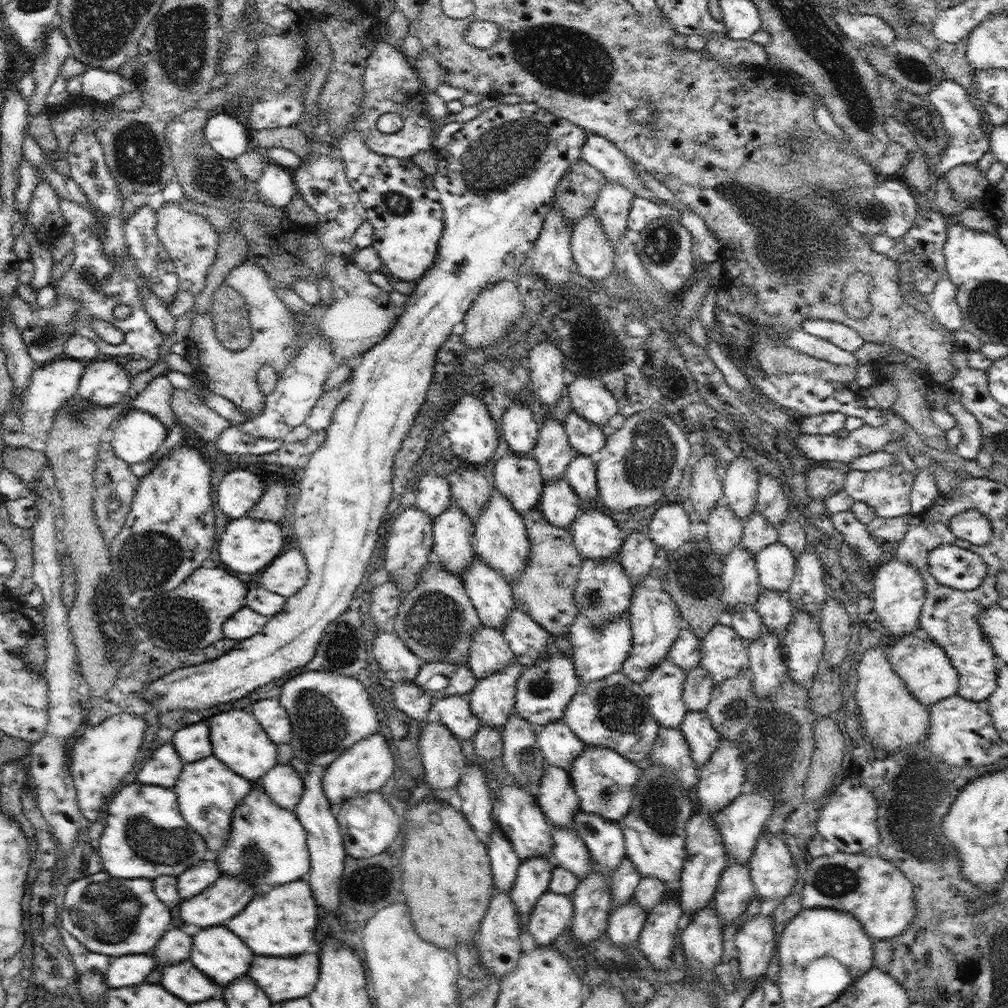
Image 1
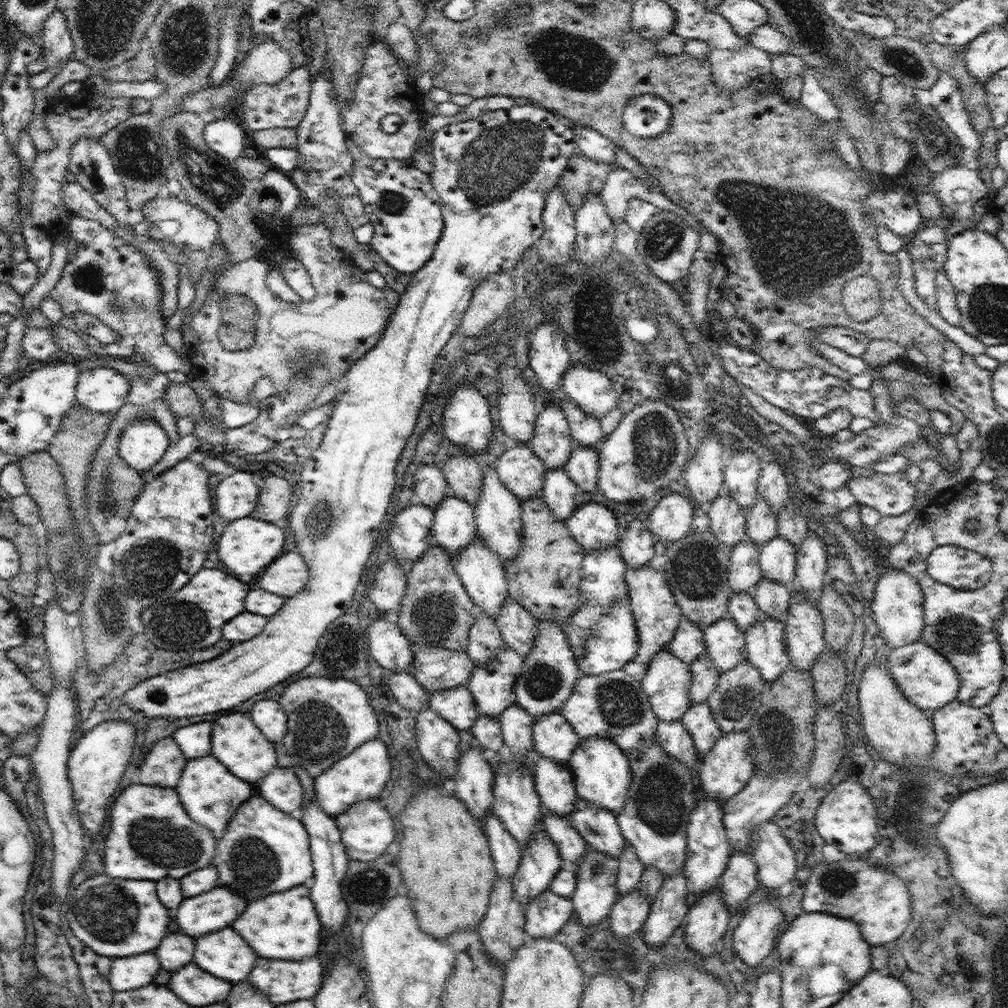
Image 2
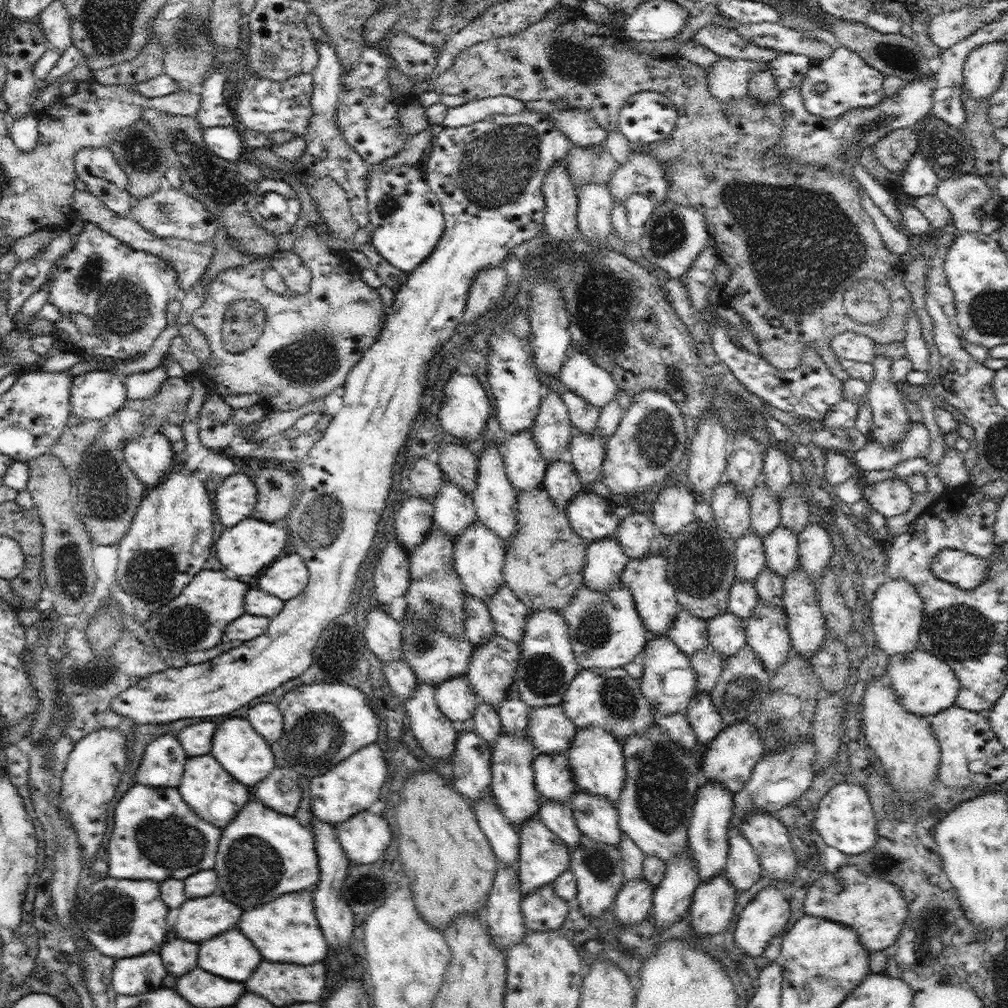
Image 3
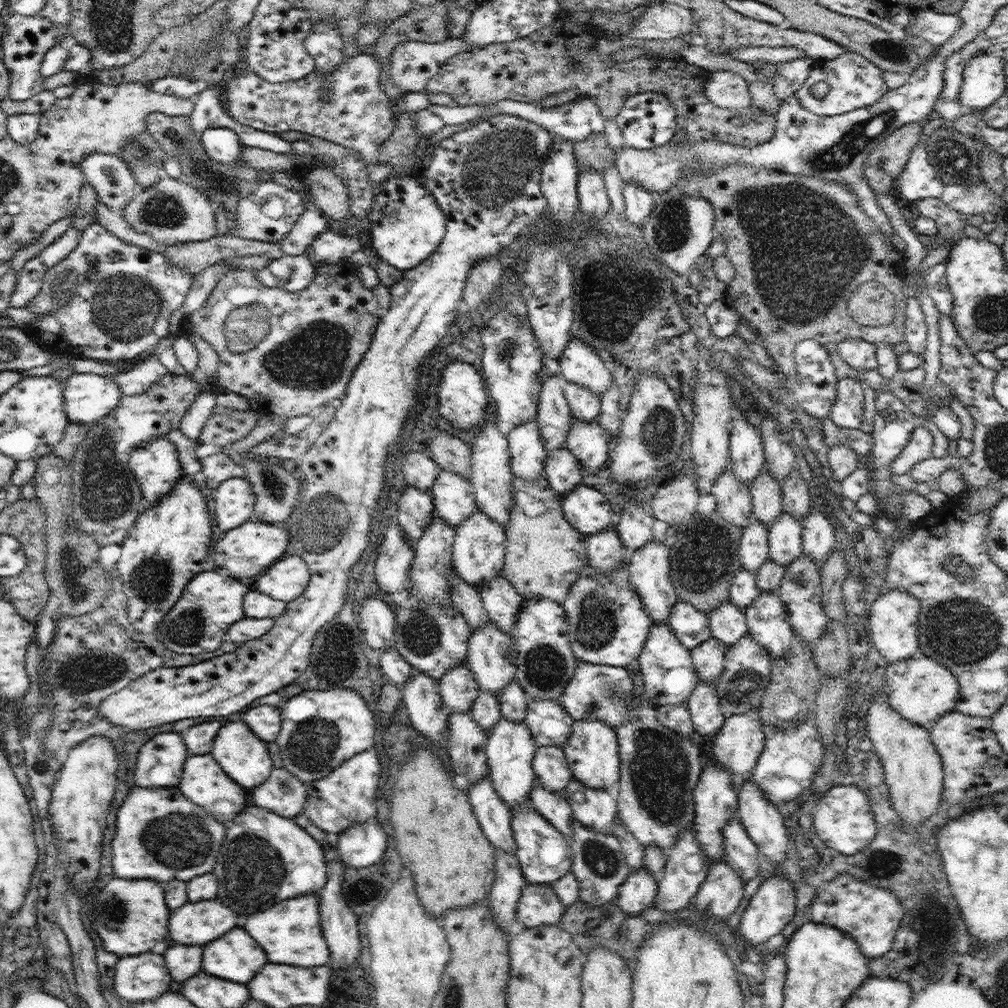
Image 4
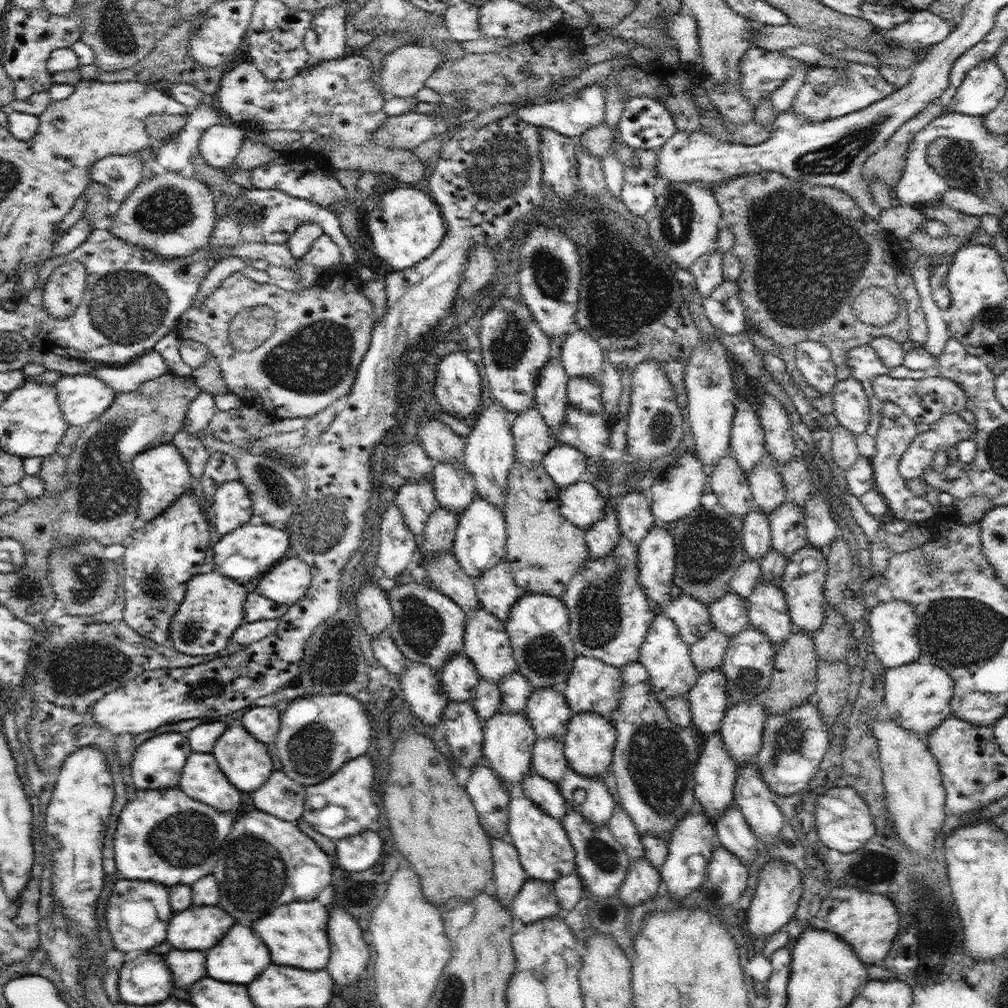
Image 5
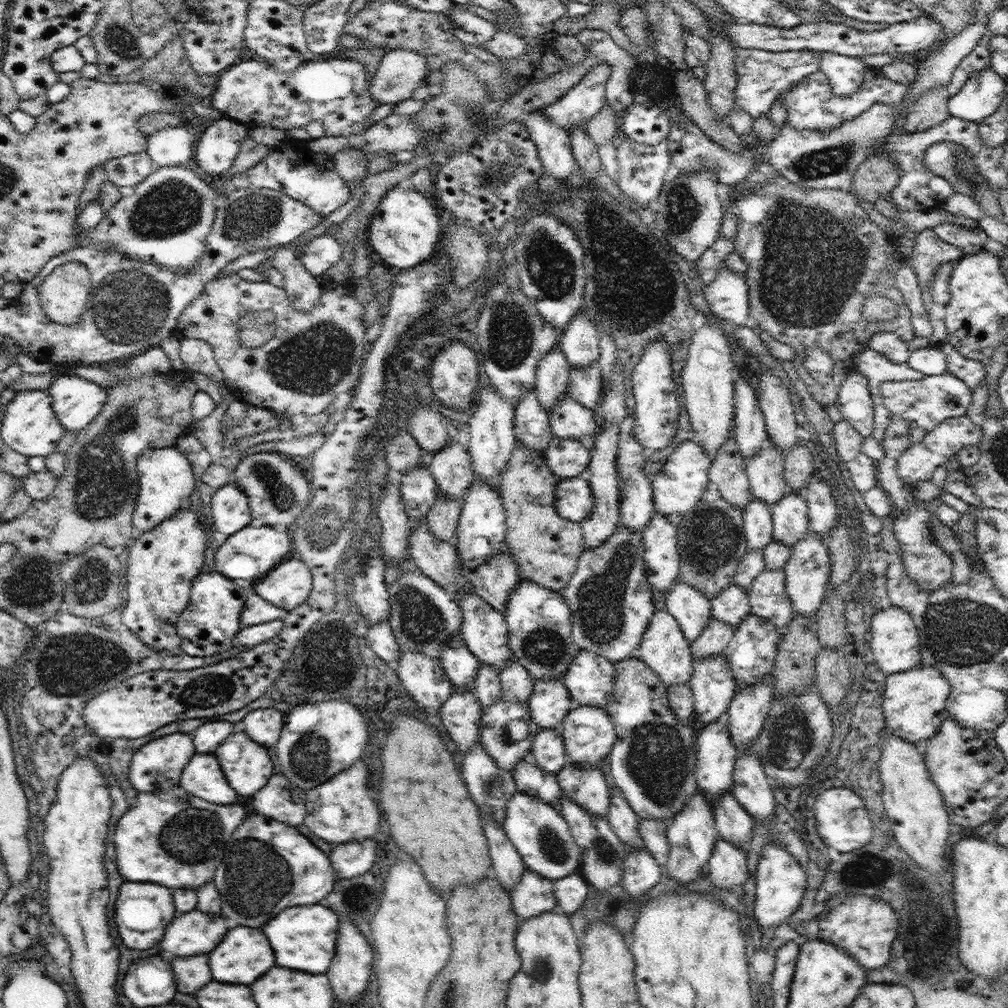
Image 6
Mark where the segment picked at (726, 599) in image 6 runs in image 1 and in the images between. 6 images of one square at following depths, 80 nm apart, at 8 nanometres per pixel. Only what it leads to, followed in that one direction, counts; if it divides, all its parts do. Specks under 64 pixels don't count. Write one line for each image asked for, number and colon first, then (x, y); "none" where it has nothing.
1: (724, 654)
2: (725, 643)
3: (726, 632)
4: (728, 622)
5: (729, 614)

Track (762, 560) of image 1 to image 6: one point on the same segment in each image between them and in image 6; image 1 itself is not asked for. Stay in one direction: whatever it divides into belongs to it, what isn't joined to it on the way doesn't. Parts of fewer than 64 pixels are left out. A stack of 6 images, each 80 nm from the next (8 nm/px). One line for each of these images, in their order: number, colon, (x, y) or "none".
2: (777, 558)
3: (780, 546)
4: (785, 540)
5: (788, 531)
6: (790, 514)

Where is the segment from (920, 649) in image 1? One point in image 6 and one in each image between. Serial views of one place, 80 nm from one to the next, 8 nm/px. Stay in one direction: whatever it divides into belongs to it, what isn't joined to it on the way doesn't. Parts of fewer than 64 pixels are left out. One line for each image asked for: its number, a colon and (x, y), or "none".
2: (926, 678)
3: (924, 684)
4: (922, 690)
5: (918, 695)
6: (915, 701)

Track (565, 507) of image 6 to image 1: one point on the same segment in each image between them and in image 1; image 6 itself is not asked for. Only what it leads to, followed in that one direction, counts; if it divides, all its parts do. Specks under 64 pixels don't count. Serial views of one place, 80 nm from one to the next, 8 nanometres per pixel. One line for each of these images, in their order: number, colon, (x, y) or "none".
1: (596, 536)
2: (594, 526)
3: (592, 517)
4: (587, 510)
5: (581, 504)

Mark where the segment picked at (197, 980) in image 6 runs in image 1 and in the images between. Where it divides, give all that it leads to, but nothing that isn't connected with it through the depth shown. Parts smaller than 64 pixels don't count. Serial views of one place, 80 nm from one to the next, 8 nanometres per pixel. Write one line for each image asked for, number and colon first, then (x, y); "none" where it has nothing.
1: (175, 945)
2: (175, 951)
3: (179, 956)
4: (183, 962)
5: (189, 966)

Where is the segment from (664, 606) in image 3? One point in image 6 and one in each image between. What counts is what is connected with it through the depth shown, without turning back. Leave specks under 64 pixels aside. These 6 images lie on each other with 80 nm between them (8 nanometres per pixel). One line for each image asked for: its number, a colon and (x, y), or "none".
4: (649, 566)
5: (656, 563)
6: (662, 560)

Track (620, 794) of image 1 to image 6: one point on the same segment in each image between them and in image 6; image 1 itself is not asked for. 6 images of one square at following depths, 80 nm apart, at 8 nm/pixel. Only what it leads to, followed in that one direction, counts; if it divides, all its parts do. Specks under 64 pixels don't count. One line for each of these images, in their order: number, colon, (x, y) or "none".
2: (602, 775)
3: (596, 760)
4: (592, 753)
5: (589, 744)
6: (589, 733)

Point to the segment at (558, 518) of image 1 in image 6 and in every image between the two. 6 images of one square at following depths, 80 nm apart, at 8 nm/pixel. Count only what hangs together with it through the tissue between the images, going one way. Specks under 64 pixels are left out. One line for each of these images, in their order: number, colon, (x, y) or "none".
2: (561, 494)
3: (561, 483)
4: (563, 471)
5: (564, 464)
6: (566, 458)

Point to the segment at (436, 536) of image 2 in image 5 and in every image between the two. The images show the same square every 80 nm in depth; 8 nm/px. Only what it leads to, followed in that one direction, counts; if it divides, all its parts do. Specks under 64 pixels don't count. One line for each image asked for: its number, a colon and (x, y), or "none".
3: (454, 511)
4: (454, 498)
5: (454, 488)

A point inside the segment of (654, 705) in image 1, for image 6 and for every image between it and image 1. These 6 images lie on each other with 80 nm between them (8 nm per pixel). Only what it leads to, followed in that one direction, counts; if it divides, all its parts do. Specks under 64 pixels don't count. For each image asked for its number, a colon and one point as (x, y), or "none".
2: (667, 682)
3: (669, 682)
4: (669, 675)
5: (665, 655)
6: (664, 648)

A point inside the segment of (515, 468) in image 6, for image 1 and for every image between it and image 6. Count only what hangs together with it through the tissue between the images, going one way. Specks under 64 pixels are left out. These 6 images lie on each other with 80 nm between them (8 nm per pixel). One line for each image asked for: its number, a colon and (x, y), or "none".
1: (545, 590)
2: (545, 577)
3: (544, 561)
4: (545, 555)
5: (544, 550)

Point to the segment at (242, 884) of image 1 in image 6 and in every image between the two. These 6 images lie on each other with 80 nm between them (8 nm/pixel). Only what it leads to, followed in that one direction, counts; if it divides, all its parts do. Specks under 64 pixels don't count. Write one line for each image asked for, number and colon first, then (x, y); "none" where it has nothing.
2: (214, 910)
3: (199, 919)
4: (199, 923)
5: (200, 928)
6: (196, 932)

